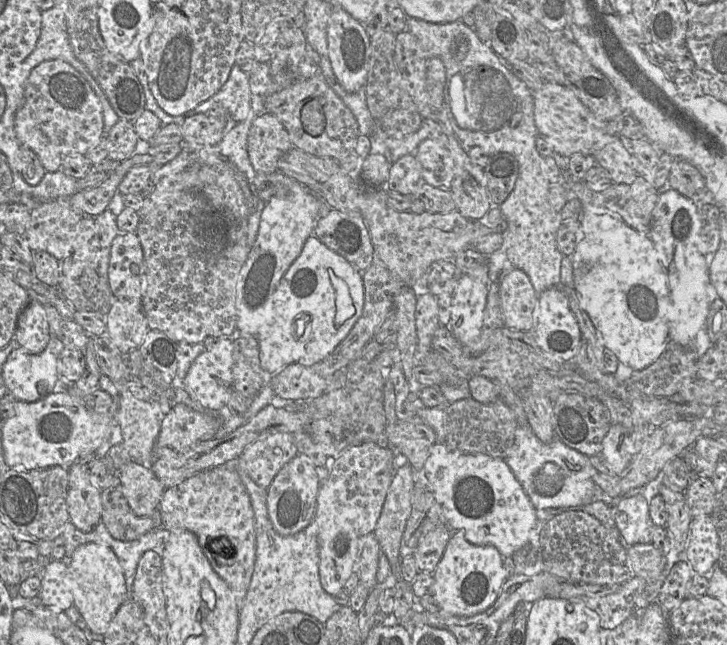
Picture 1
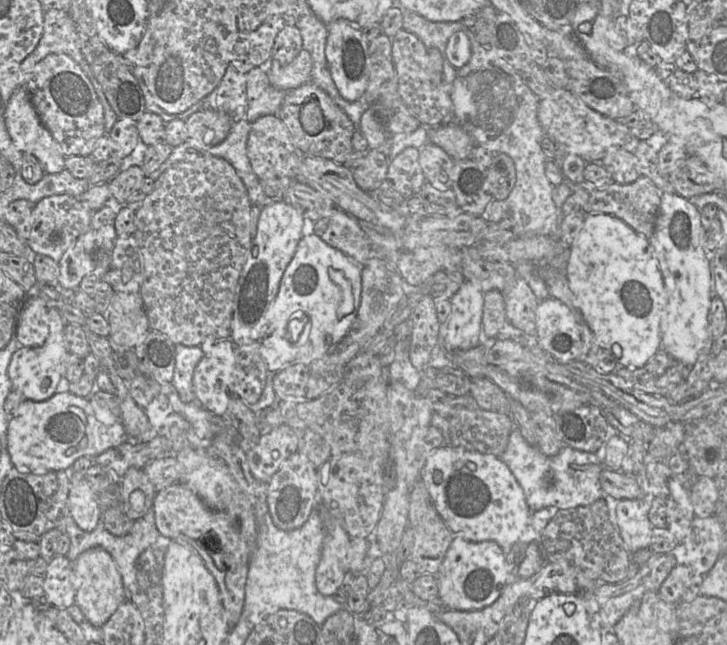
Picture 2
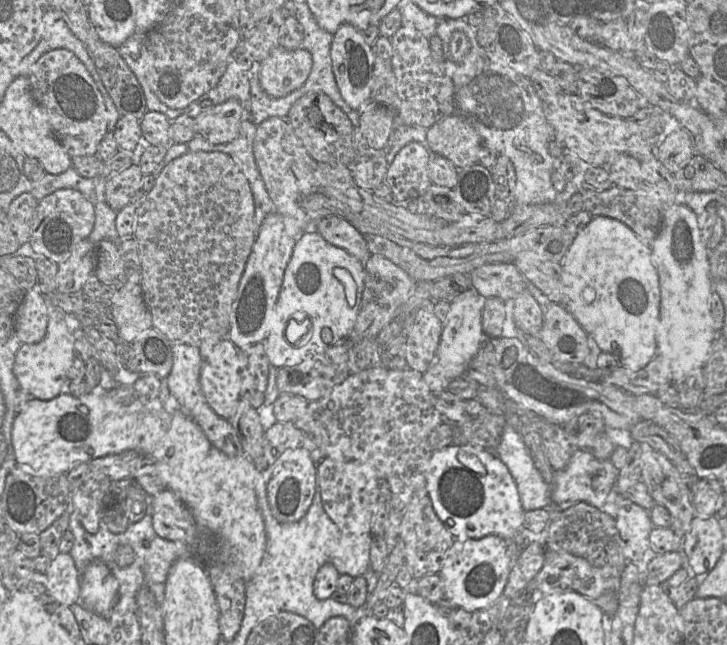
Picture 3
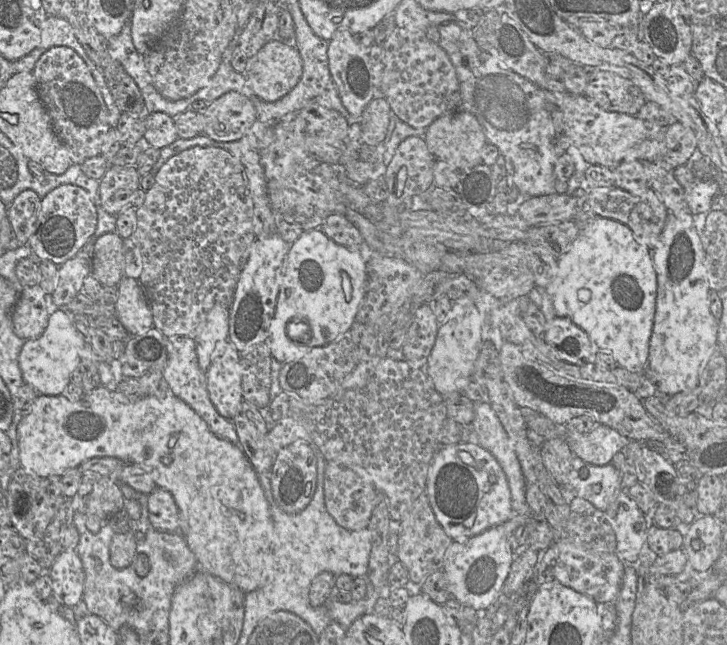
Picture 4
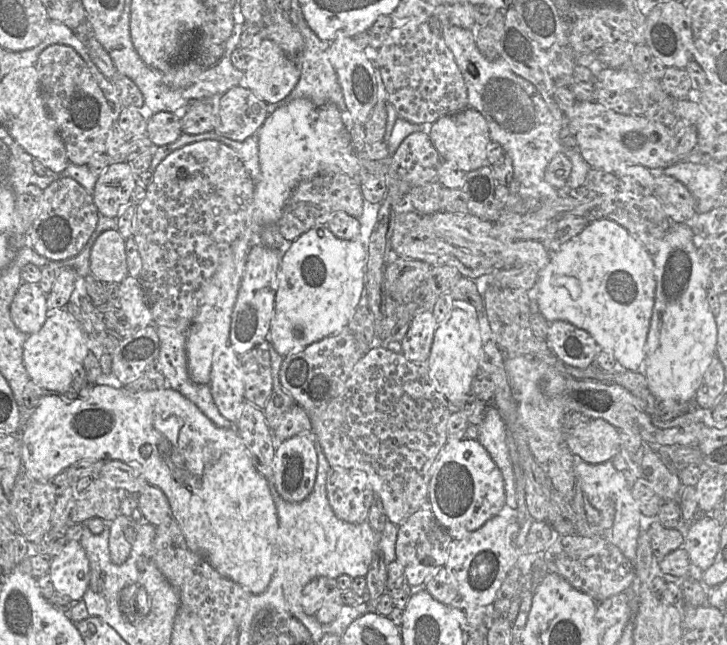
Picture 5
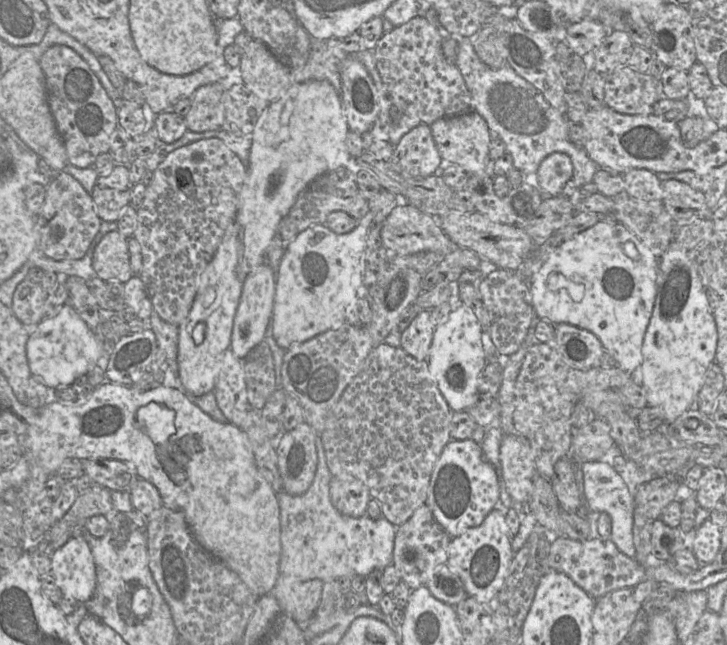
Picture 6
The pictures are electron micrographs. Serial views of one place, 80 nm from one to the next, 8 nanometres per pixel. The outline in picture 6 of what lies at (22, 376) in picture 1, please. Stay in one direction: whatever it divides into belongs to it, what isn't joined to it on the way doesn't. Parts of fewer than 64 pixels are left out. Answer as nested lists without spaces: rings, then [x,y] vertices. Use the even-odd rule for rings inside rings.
[[[64,304],[59,313],[43,319],[30,334],[26,354],[32,376],[50,388],[71,386],[74,380],[92,369],[99,358],[109,353],[104,341],[94,332],[71,306]]]

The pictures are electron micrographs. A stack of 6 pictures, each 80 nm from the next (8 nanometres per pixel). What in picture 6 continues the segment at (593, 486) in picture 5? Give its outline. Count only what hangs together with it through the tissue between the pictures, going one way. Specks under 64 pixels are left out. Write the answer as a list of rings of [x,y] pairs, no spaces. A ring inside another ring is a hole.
[[[607,461],[582,462],[584,475],[584,492],[591,510],[598,513],[606,512],[612,520],[612,532],[610,540],[625,555],[636,557],[633,542],[633,513],[635,508],[634,498],[631,496],[628,486],[620,473]]]

